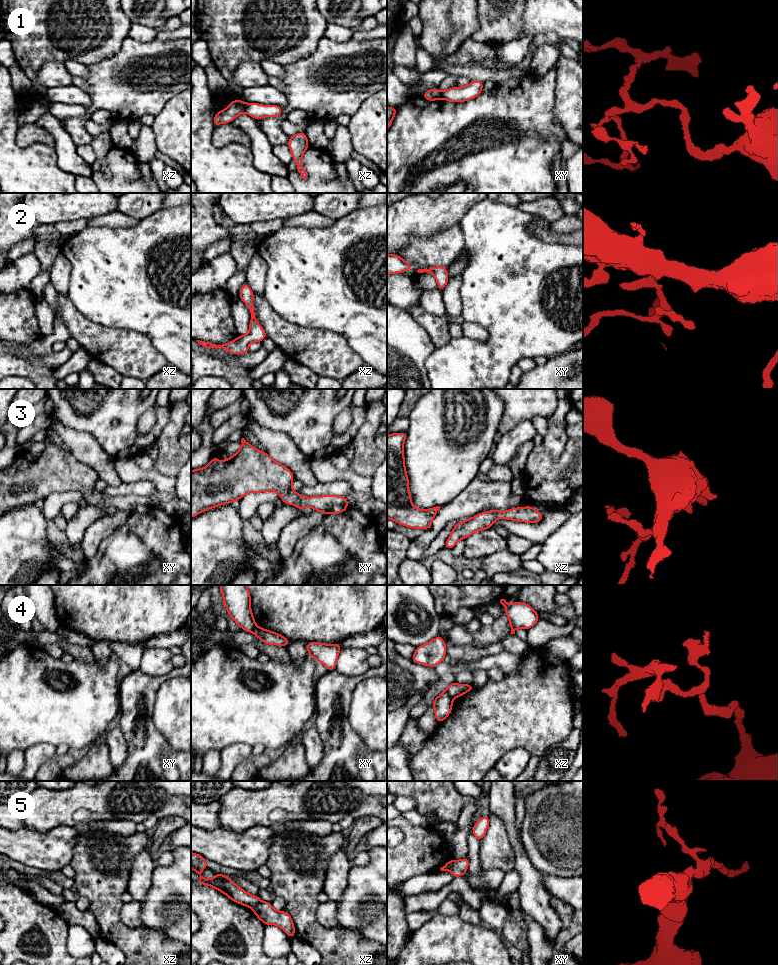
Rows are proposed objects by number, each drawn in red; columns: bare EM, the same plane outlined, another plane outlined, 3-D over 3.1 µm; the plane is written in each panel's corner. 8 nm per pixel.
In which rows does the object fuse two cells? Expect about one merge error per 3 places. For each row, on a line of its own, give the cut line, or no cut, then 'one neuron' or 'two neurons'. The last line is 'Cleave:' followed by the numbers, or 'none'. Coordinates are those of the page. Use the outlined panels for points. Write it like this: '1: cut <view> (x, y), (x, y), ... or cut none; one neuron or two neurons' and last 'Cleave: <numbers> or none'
1: cut xz (246, 103), (244, 111); two neurons
2: cut none; one neuron
3: cut none; one neuron
4: cut xz (445, 691), (453, 698); two neurons
5: cut xy (452, 860), (448, 870); two neurons
Cleave: 1, 4, 5

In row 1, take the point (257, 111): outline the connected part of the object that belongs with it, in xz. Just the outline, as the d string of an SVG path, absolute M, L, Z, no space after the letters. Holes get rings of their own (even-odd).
M246 103L245 113L255 120L265 117L282 116L282 106L279 105L262 105L258 103Z

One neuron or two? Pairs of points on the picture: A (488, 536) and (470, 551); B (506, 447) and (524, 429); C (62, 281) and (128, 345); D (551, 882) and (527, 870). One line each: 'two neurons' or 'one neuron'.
A: one neuron
B: one neuron
C: two neurons
D: two neurons

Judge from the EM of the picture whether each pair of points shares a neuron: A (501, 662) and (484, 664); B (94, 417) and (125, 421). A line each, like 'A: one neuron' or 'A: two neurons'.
A: one neuron
B: one neuron

